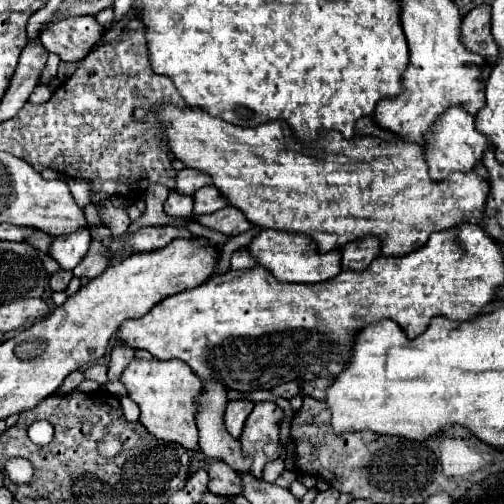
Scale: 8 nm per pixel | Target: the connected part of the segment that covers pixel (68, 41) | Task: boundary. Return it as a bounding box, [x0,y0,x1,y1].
[40,16,104,62]

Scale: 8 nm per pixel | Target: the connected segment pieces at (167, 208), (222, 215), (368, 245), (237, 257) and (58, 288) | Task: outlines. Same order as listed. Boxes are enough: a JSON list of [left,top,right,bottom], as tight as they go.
[[164,192,194,218],[198,206,252,236],[342,238,380,270],[232,248,258,270],[50,270,72,292]]

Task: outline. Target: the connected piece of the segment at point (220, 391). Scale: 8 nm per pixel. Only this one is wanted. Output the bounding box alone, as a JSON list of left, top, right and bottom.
[198,382,252,474]

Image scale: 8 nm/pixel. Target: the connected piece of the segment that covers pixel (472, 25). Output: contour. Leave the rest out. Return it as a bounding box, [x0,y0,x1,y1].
[462,4,500,58]

